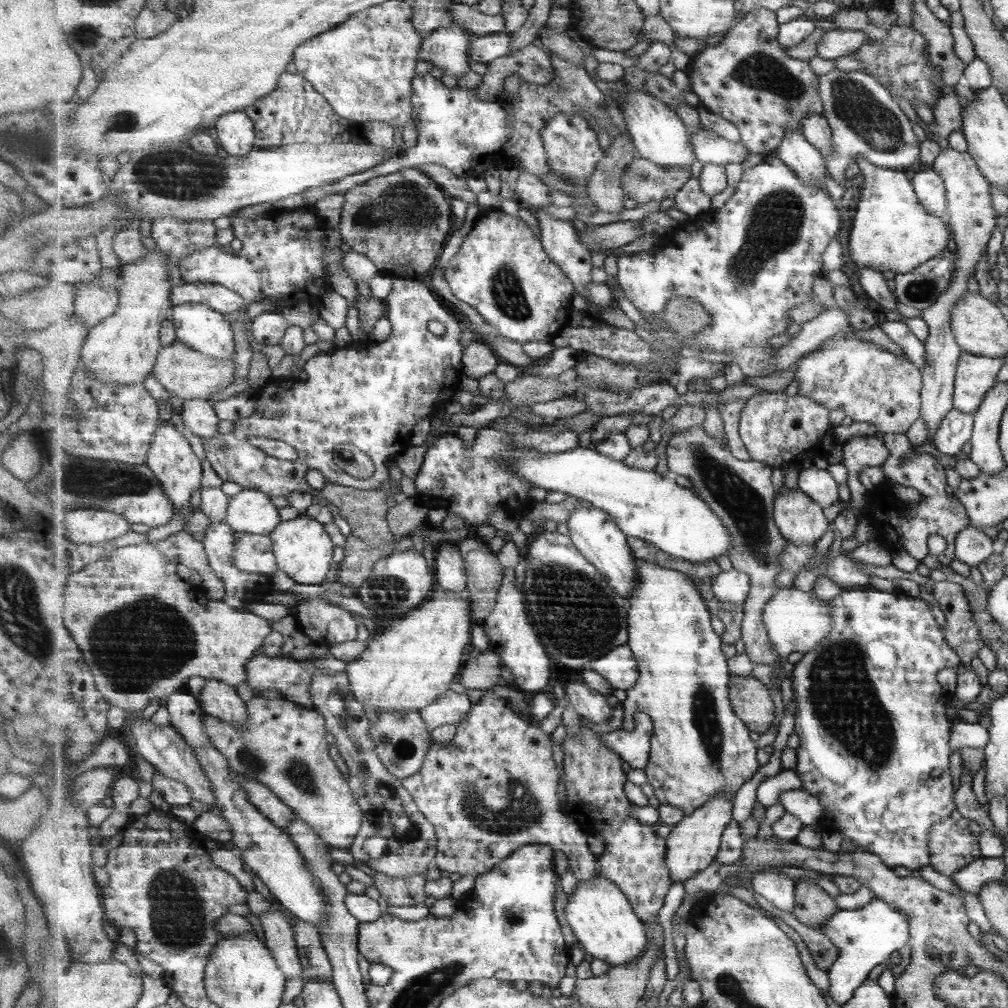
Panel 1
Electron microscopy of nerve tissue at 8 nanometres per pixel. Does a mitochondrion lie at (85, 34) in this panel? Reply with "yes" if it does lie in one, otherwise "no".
yes

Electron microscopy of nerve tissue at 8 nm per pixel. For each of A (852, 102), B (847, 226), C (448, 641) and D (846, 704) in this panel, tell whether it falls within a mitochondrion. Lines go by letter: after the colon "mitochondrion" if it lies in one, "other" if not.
A: mitochondrion
B: other
C: other
D: mitochondrion

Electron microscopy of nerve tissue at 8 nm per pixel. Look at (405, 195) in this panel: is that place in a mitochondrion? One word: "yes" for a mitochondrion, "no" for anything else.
yes

